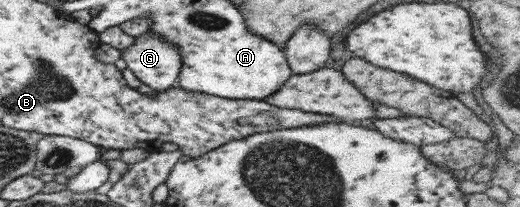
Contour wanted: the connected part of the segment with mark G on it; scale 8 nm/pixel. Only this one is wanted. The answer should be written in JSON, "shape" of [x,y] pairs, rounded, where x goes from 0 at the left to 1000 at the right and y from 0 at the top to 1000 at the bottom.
{"shape":[[[277,155],[231,266],[242,329],[292,435],[319,440],[342,377],[350,271],[337,213],[298,155]]]}

